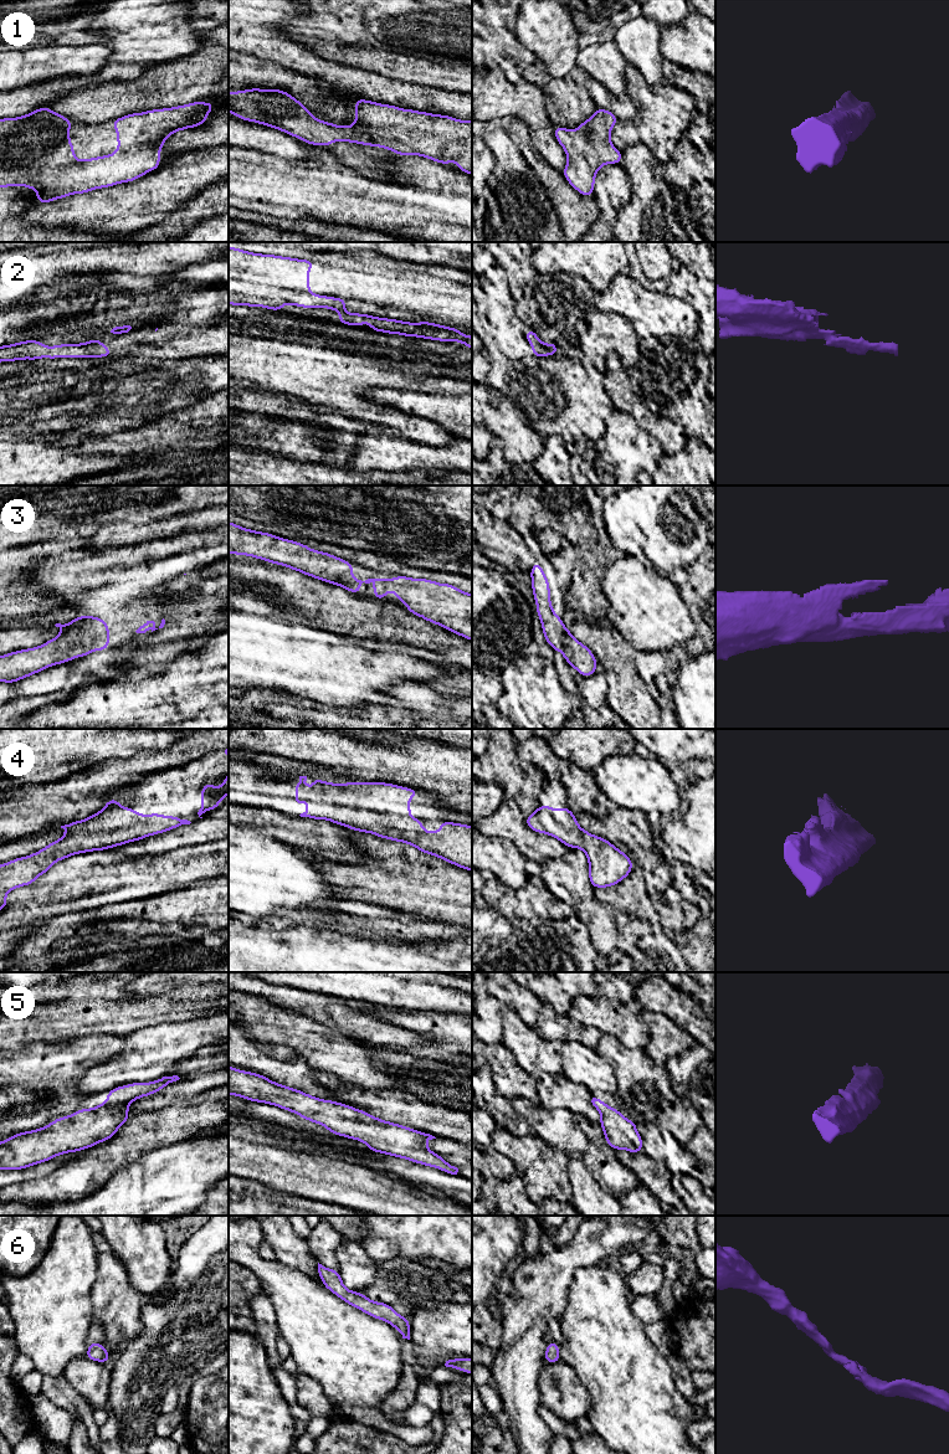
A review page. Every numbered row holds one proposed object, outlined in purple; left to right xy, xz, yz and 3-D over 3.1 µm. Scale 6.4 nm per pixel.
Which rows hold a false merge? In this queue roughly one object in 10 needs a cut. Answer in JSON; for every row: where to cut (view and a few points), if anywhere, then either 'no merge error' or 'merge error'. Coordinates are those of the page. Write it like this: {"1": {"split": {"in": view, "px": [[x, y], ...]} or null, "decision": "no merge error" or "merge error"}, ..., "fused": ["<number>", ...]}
{"1": {"split": null, "decision": "no merge error"}, "2": {"split": {"in": "yz", "px": [[543, 344], [548, 354]]}, "decision": "merge error"}, "3": {"split": null, "decision": "no merge error"}, "4": {"split": null, "decision": "no merge error"}, "5": {"split": null, "decision": "no merge error"}, "6": {"split": null, "decision": "no merge error"}, "fused": ["2"]}

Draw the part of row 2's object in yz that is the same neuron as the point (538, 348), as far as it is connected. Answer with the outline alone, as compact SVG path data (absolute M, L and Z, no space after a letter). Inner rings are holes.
M532 328L527 330L525 339L530 344L535 358L539 359L539 358L544 358L548 355L544 344L540 341L540 339L538 338L538 335L534 333Z

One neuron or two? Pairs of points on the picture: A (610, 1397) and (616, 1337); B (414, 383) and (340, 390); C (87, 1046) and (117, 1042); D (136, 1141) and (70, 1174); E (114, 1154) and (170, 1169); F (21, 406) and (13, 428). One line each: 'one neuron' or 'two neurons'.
A: one neuron
B: one neuron
C: one neuron
D: one neuron
E: two neurons
F: one neuron

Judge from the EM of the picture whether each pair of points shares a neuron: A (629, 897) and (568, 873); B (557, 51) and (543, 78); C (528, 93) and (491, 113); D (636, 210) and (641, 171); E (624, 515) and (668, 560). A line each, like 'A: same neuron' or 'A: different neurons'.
A: different neurons
B: different neurons
C: same neuron
D: same neuron
E: same neuron

